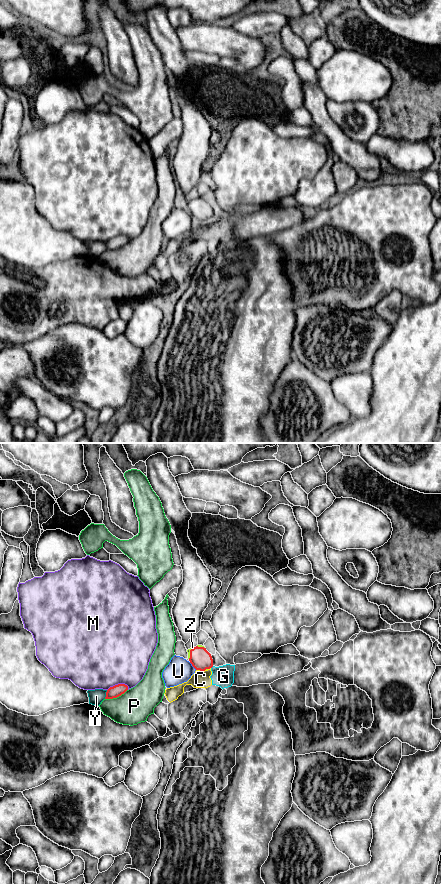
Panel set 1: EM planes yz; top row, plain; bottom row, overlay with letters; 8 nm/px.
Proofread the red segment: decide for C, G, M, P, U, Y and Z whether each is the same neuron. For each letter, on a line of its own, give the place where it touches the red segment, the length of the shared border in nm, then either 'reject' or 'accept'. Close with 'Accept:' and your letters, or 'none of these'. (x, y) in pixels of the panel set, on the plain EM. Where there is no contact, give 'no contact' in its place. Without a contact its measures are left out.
C: yz (201, 222) | 80 nm | reject
G: no contact | reject
M: yz (118, 236) | 180 nm | reject
P: yz (116, 249) | 200 nm | reject
U: yz (193, 218) | 90 nm | reject
Y: yz (106, 246) | 80 nm | reject
Z: yz (190, 204) | 110 nm | accept
Accept: Z

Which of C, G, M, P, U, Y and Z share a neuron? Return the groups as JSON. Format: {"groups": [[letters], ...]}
{"groups": [["C", "G"], ["M"], ["P"], ["U"], ["Y"], ["Z"]]}

